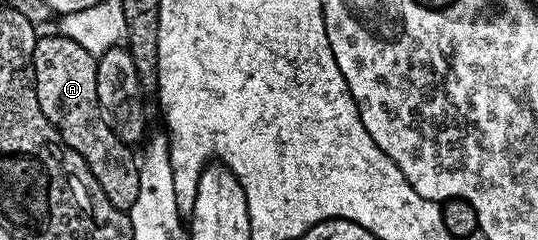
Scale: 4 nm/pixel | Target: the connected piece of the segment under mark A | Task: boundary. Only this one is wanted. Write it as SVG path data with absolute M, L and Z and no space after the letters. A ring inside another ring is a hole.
M39 36L34 42L34 86L40 111L44 111L46 118L58 127L64 143L68 143L68 147L72 147L72 151L88 163L88 171L96 175L96 183L100 183L100 191L108 195L108 203L129 211L140 192L140 161L136 153L134 155L135 150L116 139L108 123L100 119L100 103L96 99L98 62L95 54L80 47L80 43L72 43L72 39L53 36Z

